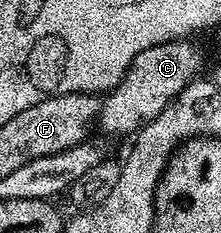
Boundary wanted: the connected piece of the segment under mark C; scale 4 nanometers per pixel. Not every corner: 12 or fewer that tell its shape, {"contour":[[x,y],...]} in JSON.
{"contour":[[190,40],[148,47],[101,101],[99,129],[137,133],[195,81]]}

